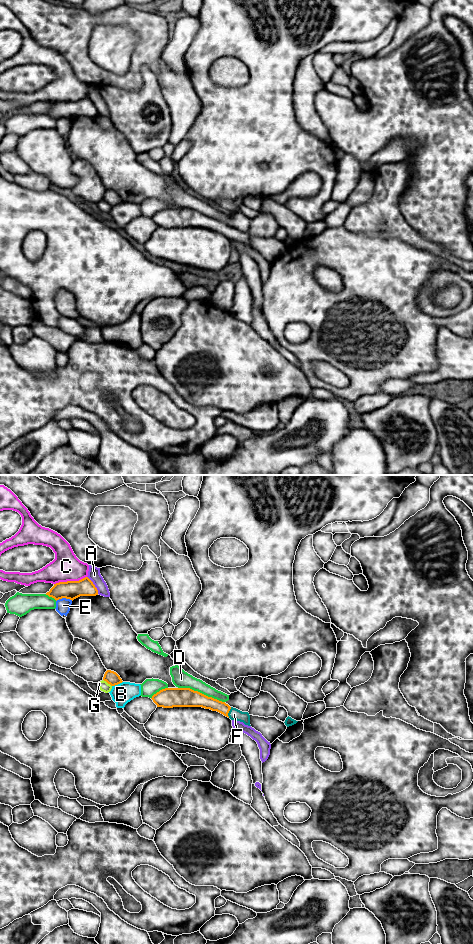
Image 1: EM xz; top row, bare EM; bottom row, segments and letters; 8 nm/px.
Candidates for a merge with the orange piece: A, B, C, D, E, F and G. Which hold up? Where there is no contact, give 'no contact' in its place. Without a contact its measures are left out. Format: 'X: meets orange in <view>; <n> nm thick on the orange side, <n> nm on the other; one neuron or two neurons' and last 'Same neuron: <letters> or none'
A: meets orange in xz; 150 nm thick on the orange side, 100 nm on the other; two neurons
B: meets orange in xz; 110 nm thick on the orange side, 170 nm on the other; two neurons
C: meets orange in xz; 150 nm thick on the orange side, 220 nm on the other; two neurons
D: meets orange in xz; 160 nm thick on the orange side, 140 nm on the other; two neurons
E: meets orange in xz; 150 nm thick on the orange side, 120 nm on the other; two neurons
F: meets orange in xz; 110 nm thick on the orange side, 100 nm on the other; one neuron
G: meets orange in xz; 110 nm thick on the orange side, 80 nm on the other; two neurons
Same neuron: F

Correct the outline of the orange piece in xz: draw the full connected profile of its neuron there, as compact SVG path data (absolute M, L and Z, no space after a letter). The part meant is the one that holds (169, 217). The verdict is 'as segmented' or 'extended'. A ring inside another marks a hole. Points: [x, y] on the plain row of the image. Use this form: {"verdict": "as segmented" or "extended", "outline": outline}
{"verdict": "extended", "outline": "M165 208L154 214L151 218L157 227L202 227L217 231L231 240L250 245L250 235L236 228L230 227L225 222L208 217L190 208Z"}

